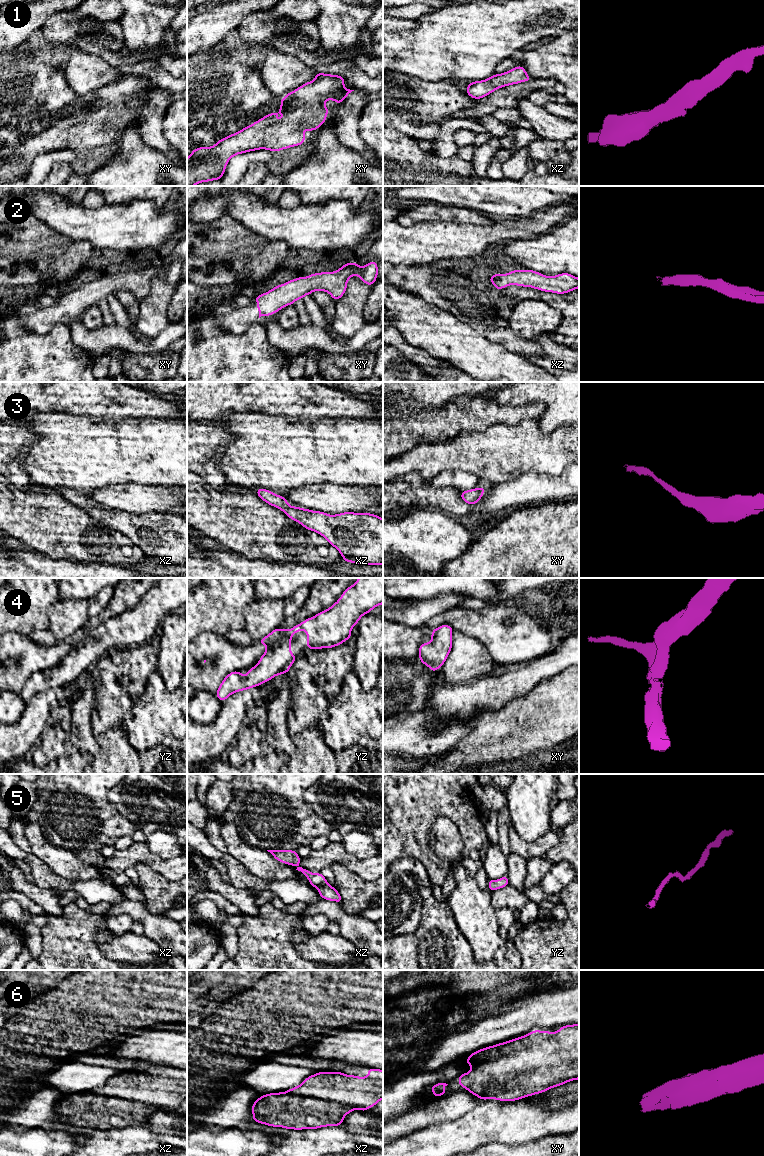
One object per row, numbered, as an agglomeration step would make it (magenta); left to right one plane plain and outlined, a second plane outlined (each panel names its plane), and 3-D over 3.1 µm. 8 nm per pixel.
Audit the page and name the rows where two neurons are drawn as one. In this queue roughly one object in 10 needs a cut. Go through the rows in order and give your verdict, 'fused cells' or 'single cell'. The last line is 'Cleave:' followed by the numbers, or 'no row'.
1: single cell
2: single cell
3: single cell
4: single cell
5: single cell
6: single cell
Cleave: no row

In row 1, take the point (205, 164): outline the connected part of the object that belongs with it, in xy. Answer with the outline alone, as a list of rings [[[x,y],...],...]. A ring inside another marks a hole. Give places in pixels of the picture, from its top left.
[[[316,73],[313,81],[303,84],[294,91],[289,92],[283,99],[281,99],[281,108],[278,111],[270,113],[242,130],[217,141],[212,147],[199,147],[192,150],[191,155],[187,158],[187,186],[194,186],[201,182],[209,182],[212,180],[221,180],[228,161],[235,155],[260,149],[276,152],[293,146],[302,145],[306,140],[306,135],[302,132],[303,130],[315,131],[325,123],[326,115],[330,113],[330,110],[324,105],[325,101],[334,100],[338,105],[340,105],[348,94],[354,91],[345,89],[343,87],[344,85],[344,78],[340,75]]]

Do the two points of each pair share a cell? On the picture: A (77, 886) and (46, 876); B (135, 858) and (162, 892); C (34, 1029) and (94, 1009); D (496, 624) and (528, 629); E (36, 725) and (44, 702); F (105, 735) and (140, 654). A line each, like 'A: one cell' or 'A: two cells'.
A: one cell
B: two cells
C: one cell
D: one cell
E: one cell
F: one cell

